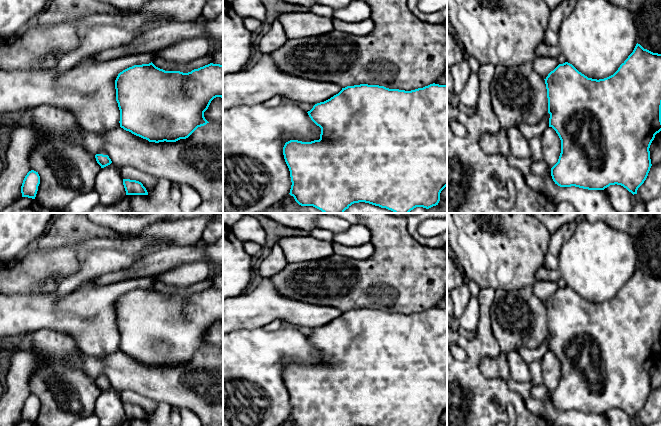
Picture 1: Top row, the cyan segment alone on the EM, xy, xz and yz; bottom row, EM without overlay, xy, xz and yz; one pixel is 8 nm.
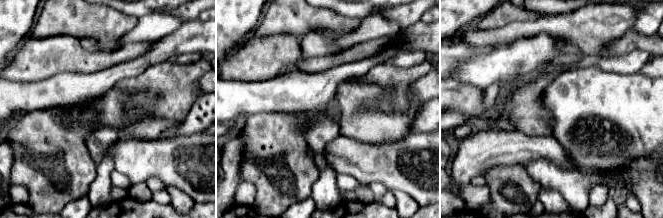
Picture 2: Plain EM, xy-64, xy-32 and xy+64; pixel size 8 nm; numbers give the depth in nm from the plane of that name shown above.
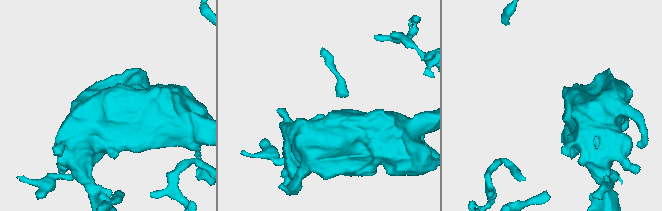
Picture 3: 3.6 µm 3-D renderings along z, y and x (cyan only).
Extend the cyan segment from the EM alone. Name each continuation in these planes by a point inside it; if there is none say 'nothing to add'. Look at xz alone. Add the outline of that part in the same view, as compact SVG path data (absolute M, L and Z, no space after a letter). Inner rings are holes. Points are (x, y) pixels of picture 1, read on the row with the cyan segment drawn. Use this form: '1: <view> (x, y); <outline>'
1: xz (264, 80); M263 54L251 69L223 76L223 110L238 105L264 103L274 96L315 105L341 90L333 82L286 74L273 63L269 54Z

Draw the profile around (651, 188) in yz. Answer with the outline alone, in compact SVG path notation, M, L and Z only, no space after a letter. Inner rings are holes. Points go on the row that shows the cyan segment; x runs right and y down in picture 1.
M661 163L651 166L646 180L637 190L637 196L644 202L661 197Z

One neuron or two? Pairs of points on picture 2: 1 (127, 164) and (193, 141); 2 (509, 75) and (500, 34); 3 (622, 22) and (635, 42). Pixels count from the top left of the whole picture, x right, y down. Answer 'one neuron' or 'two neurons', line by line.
1: one neuron
2: two neurons
3: two neurons

